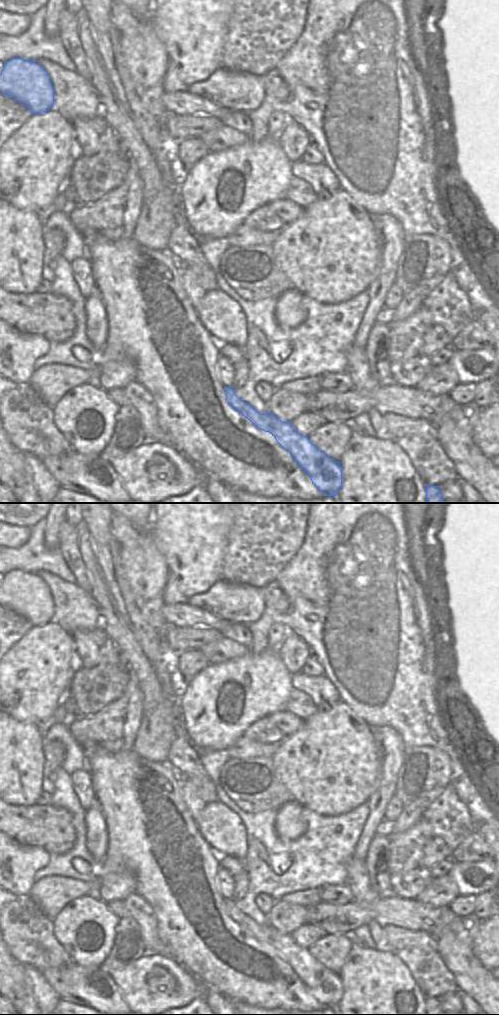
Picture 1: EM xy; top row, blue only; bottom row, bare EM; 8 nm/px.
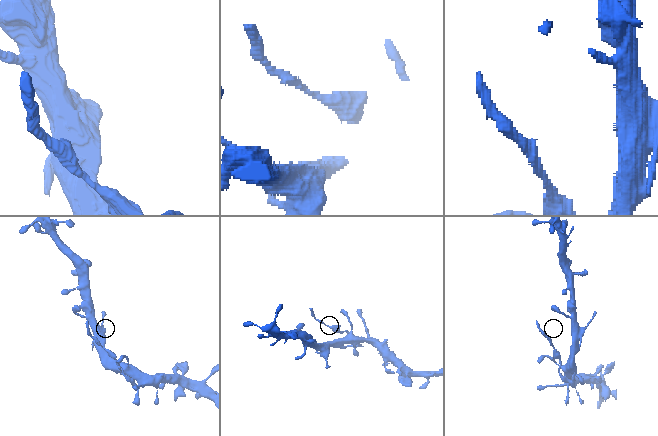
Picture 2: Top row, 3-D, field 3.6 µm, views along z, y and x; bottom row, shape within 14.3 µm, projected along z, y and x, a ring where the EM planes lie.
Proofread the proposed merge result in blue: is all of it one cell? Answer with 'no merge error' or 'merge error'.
merge error

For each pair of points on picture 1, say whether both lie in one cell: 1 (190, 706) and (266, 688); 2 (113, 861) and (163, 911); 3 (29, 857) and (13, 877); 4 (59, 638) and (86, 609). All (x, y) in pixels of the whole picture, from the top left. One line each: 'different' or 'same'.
1: same
2: same
3: same
4: different

